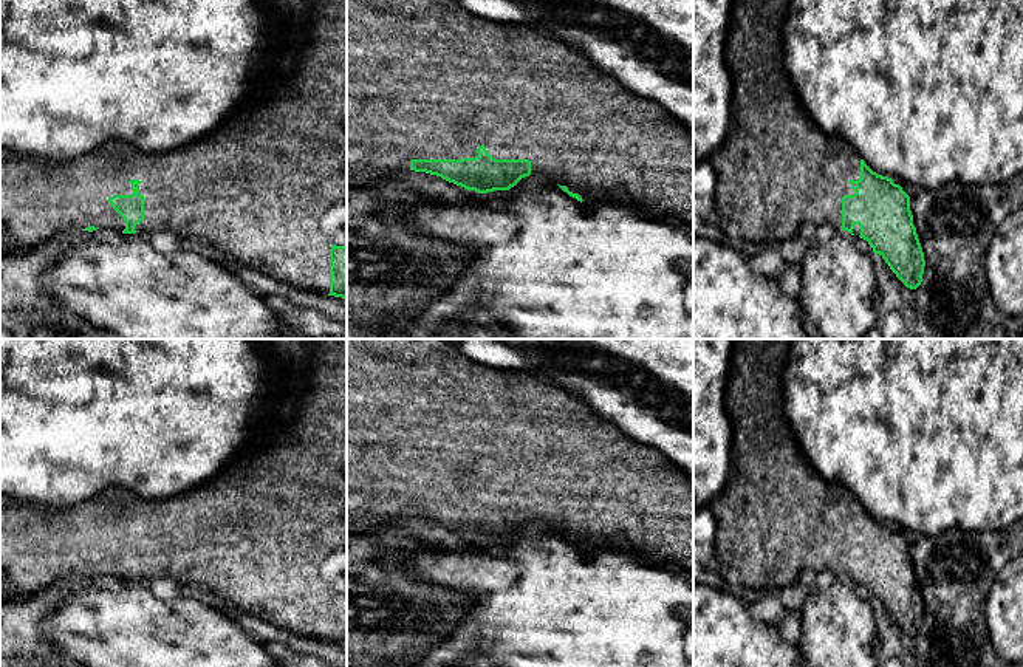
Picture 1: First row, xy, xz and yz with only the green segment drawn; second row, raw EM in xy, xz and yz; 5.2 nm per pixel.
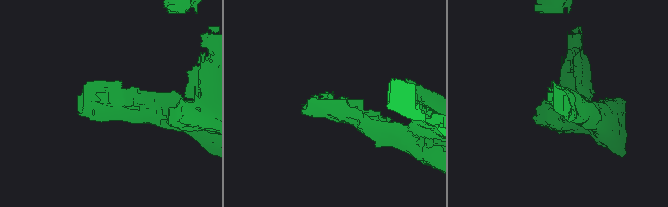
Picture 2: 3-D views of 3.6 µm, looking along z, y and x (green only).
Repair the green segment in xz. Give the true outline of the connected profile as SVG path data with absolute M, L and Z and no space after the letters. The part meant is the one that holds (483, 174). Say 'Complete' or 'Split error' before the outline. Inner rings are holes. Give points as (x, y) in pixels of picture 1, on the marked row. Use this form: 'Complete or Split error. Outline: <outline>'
Split error. Outline: M347 0L347 186L364 187L370 184L378 184L384 180L393 178L396 172L405 170L436 175L449 183L461 186L467 190L475 190L478 193L509 190L522 178L539 175L548 183L557 184L563 192L580 203L583 201L587 204L596 204L600 201L611 201L616 204L636 207L644 218L678 218L686 224L693 224L693 133L690 133L689 128L664 107L661 107L655 101L630 91L613 76L600 71L583 54L571 50L570 45L563 43L546 31L535 29L534 26L525 23L497 22L475 15L463 8L458 0Z

